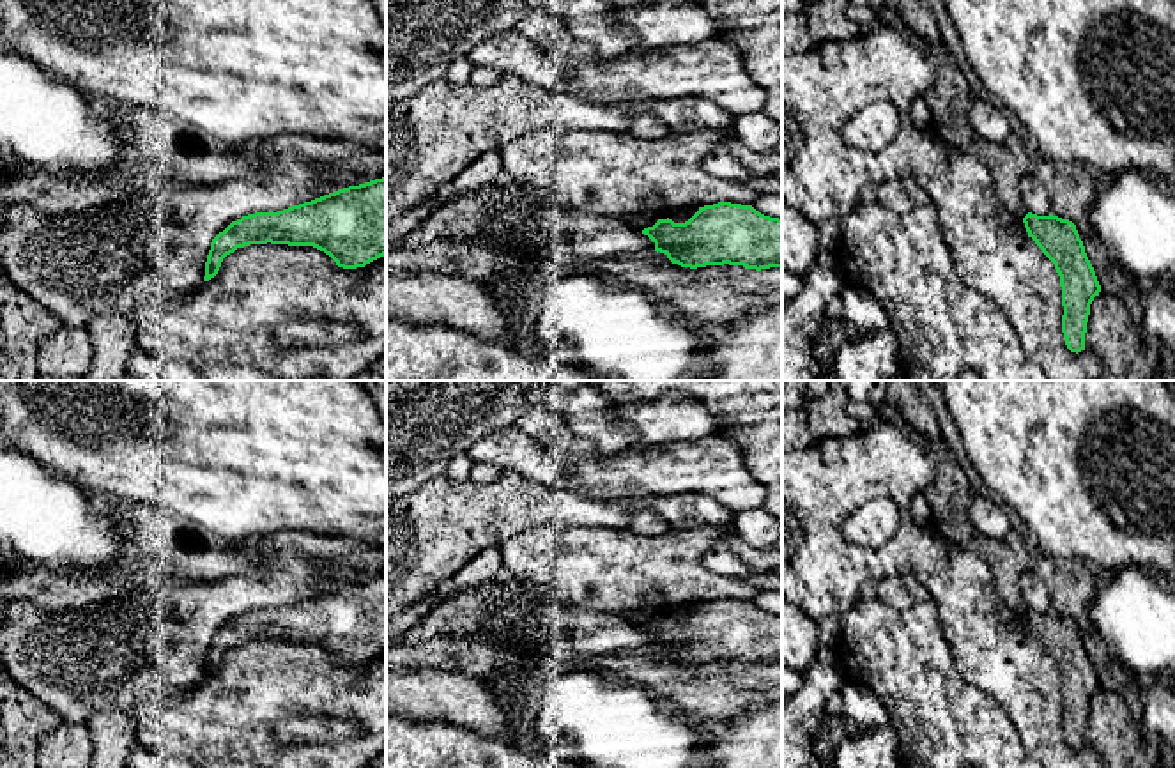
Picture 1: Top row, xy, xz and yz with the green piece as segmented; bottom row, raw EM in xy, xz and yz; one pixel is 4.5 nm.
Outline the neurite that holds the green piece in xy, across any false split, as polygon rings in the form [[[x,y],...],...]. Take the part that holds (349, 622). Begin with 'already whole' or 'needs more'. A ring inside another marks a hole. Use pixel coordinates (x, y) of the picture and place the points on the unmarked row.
already whole; [[[386,573],[349,582],[278,609],[232,618],[212,639],[204,678],[227,651],[250,641],[313,642],[338,664],[356,665],[386,651]]]

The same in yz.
already whole; [[[1058,612],[1023,614],[1028,634],[1055,660],[1062,683],[1062,729],[1071,749],[1085,747],[1090,701],[1101,688],[1095,667],[1085,649],[1076,621]]]

